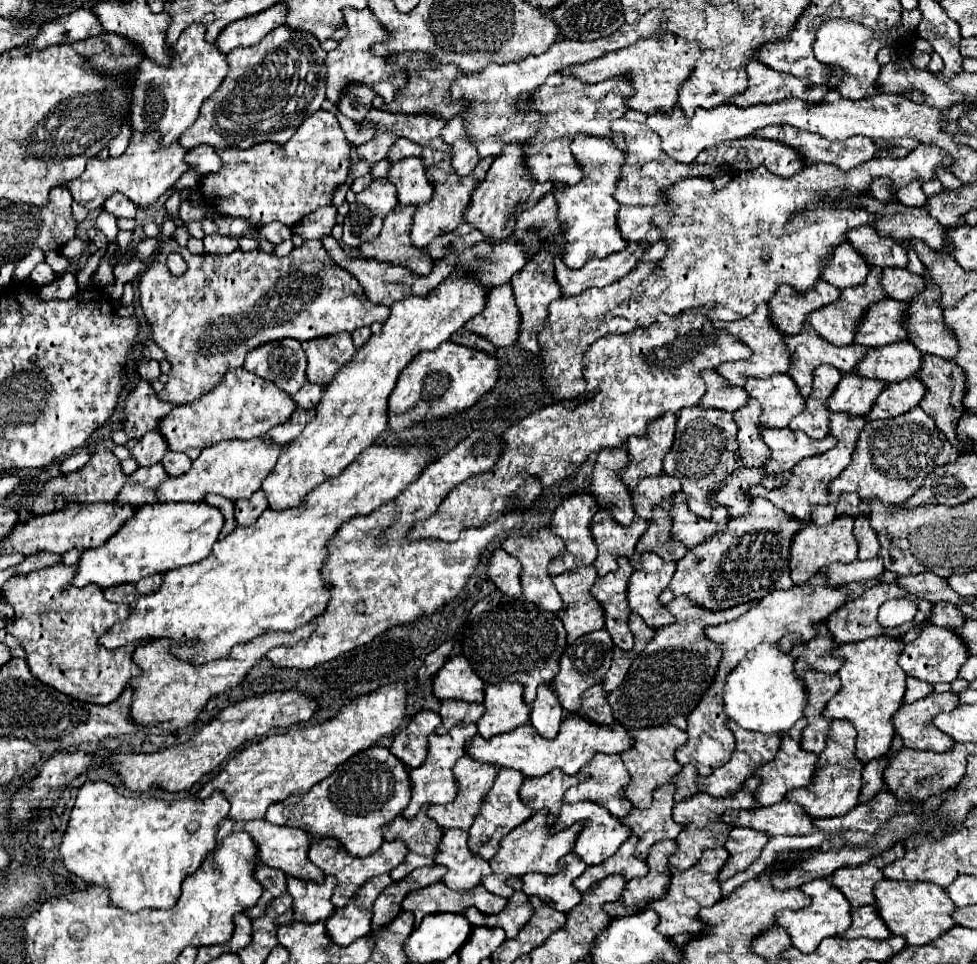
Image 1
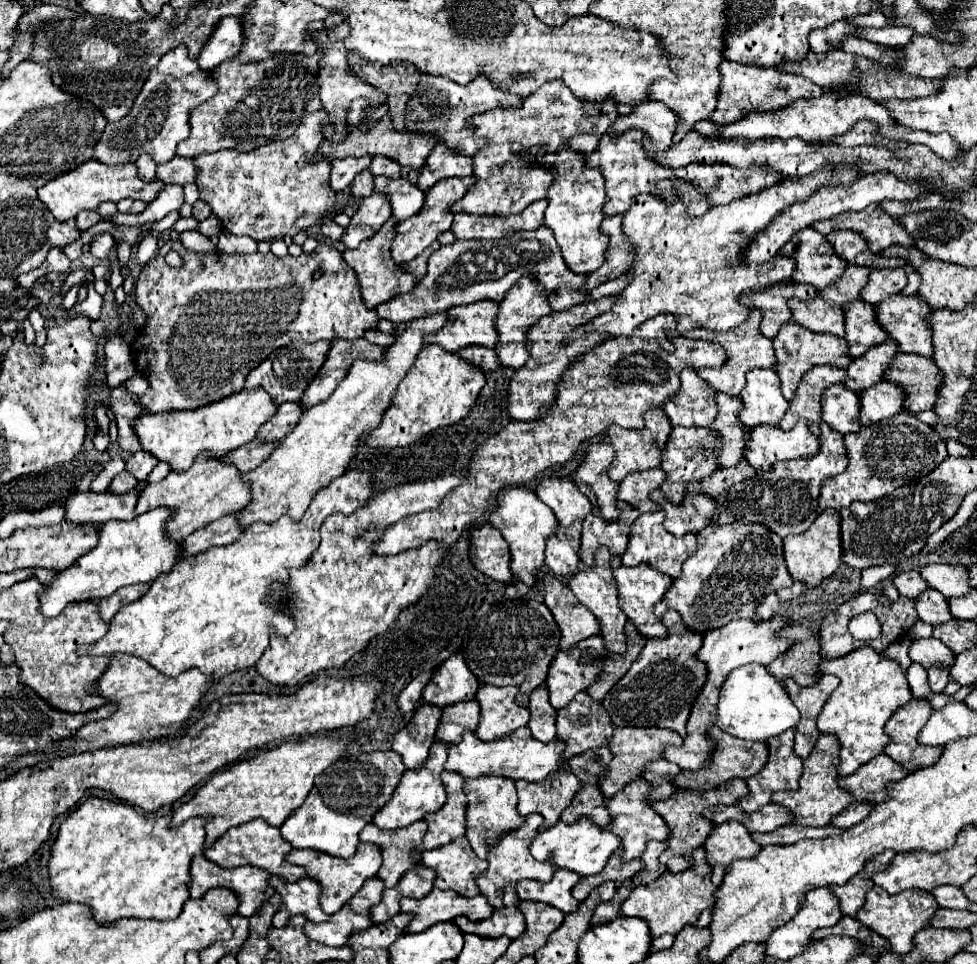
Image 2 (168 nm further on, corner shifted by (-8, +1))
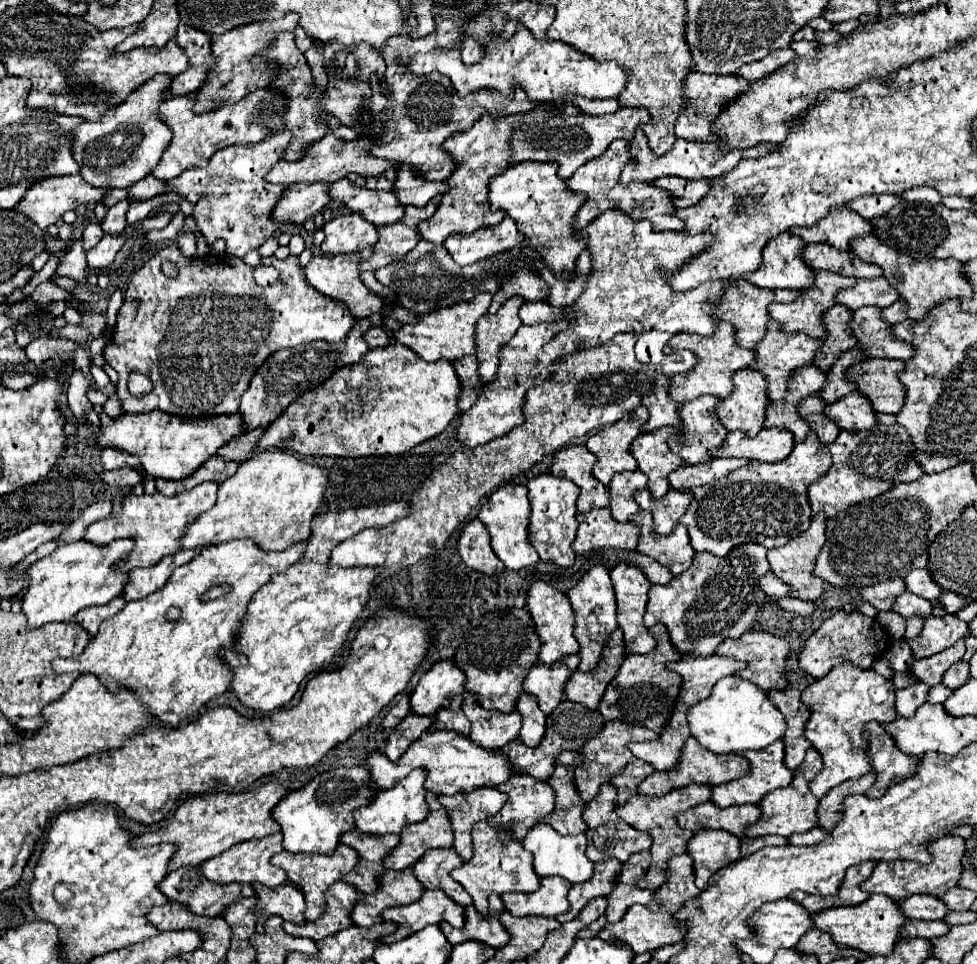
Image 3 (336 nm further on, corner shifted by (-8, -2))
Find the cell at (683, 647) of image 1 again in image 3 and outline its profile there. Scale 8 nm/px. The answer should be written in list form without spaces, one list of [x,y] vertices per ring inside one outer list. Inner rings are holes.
[[[655,625],[649,629],[649,633],[657,639],[657,647],[647,655],[629,655],[623,661],[617,677],[607,685],[607,691],[599,703],[599,711],[605,721],[619,719],[623,723],[641,725],[661,733],[661,727],[665,727],[673,715],[673,707],[681,691],[681,677],[669,671],[667,665],[679,661],[683,655],[673,647],[673,643],[669,643],[669,633],[665,627]]]

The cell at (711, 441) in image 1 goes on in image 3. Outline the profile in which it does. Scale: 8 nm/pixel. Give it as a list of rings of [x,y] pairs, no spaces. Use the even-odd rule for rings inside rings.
[[[661,427],[639,435],[631,445],[639,469],[649,477],[649,491],[655,499],[661,499],[669,491],[669,473],[685,463],[669,449],[667,441],[671,437],[681,441],[681,431],[675,427]]]

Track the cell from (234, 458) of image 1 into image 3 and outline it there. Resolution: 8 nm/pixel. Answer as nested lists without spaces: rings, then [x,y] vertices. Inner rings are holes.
[[[207,481],[207,483],[193,487],[191,491],[185,491],[185,493],[173,495],[173,497],[165,497],[159,491],[153,495],[145,493],[141,497],[127,497],[123,503],[121,515],[117,515],[117,517],[109,515],[103,521],[89,525],[83,539],[87,539],[95,545],[107,545],[109,541],[119,539],[119,537],[133,537],[137,541],[137,545],[131,551],[129,559],[125,557],[119,563],[121,571],[131,571],[133,567],[151,567],[161,557],[173,555],[173,551],[181,549],[181,535],[185,533],[189,523],[195,523],[195,519],[201,513],[209,511],[213,507],[213,503],[217,501],[217,491],[219,491],[219,483]]]

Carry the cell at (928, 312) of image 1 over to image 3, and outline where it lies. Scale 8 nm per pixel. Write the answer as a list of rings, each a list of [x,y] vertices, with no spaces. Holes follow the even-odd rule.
[[[861,307],[853,313],[851,329],[859,339],[859,347],[867,351],[869,357],[885,357],[885,359],[909,359],[913,349],[909,343],[901,343],[889,335],[891,325],[881,319],[881,311],[875,307]]]

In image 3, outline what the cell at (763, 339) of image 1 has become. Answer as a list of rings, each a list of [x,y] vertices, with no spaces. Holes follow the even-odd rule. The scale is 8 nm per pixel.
[[[725,321],[719,323],[717,331],[711,337],[679,333],[669,341],[669,345],[677,347],[677,349],[689,349],[699,357],[699,363],[691,371],[671,377],[673,379],[671,397],[679,403],[697,399],[701,395],[715,395],[719,399],[725,399],[725,395],[729,395],[729,391],[733,391],[733,371],[739,371],[741,367],[751,367],[753,359],[755,359],[751,349],[743,349],[741,345],[737,345],[733,323],[725,323]]]

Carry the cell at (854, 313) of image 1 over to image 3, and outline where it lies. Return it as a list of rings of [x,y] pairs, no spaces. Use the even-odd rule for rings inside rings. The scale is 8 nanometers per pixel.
[[[817,271],[815,273],[815,285],[811,289],[805,289],[801,297],[797,297],[793,303],[781,305],[781,303],[771,303],[769,305],[769,315],[783,325],[787,333],[793,331],[803,331],[813,339],[825,339],[825,325],[823,325],[823,313],[837,303],[837,291],[853,287],[857,279],[855,277],[843,277],[831,271]]]

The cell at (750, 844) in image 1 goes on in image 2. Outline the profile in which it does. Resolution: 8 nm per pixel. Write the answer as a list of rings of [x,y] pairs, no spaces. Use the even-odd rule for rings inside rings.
[[[729,820],[713,828],[709,838],[703,844],[707,852],[707,864],[713,868],[711,882],[715,886],[721,884],[725,876],[725,868],[739,858],[751,858],[755,852],[759,852],[759,844],[753,842],[751,834],[741,822]]]

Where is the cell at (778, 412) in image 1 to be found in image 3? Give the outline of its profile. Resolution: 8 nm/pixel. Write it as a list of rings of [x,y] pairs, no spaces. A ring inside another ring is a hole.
[[[743,367],[733,375],[733,383],[733,393],[717,403],[719,421],[729,431],[757,435],[765,423],[765,407],[769,407],[767,379],[757,369]]]

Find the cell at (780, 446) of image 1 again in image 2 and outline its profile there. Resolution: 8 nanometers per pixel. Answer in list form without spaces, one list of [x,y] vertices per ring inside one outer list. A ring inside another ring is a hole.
[[[765,424],[751,430],[743,456],[755,470],[761,470],[763,466],[781,460],[815,456],[817,448],[819,440],[809,432],[809,428],[805,428],[805,424],[795,424],[789,432]]]

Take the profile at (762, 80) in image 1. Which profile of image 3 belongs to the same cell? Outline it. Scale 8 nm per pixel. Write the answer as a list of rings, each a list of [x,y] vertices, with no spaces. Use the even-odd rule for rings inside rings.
[[[691,73],[685,81],[685,93],[691,99],[691,107],[679,115],[675,123],[675,135],[689,141],[715,141],[715,131],[711,131],[711,123],[715,121],[717,113],[725,107],[725,103],[731,103],[731,99],[737,99],[737,95],[749,91],[751,83],[749,79],[741,75],[705,75],[705,73]]]

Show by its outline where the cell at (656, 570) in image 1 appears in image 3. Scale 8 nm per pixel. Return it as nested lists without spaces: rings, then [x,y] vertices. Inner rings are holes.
[[[619,563],[611,569],[611,581],[613,581],[615,597],[617,597],[617,623],[623,629],[625,651],[641,653],[641,655],[649,653],[655,647],[655,639],[649,635],[649,629],[643,625],[643,615],[645,615],[645,607],[647,607],[647,595],[649,595],[651,581],[639,567],[623,565],[623,563]]]

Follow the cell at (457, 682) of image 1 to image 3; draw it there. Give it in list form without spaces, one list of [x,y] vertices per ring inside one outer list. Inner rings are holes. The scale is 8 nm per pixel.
[[[439,661],[419,679],[411,695],[411,711],[433,717],[439,709],[451,707],[451,697],[465,693],[465,673],[453,661]]]

